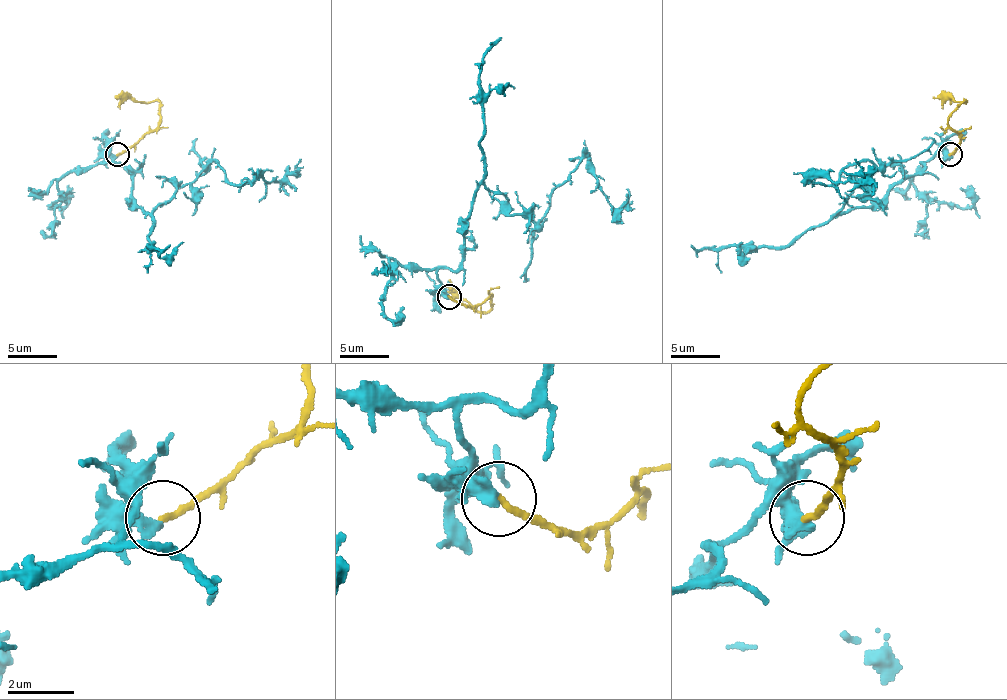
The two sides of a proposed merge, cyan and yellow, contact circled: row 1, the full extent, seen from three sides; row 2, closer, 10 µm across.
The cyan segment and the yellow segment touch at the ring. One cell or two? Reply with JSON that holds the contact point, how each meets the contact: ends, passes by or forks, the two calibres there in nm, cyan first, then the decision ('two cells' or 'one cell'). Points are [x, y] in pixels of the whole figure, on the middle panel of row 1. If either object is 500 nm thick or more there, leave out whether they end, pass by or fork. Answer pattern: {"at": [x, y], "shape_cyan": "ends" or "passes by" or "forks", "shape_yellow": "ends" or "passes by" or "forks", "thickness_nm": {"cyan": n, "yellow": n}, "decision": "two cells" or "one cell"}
{"at": [449, 296], "shape_cyan": "ends", "shape_yellow": "ends", "thickness_nm": {"cyan": 400, "yellow": 200}, "decision": "two cells"}

